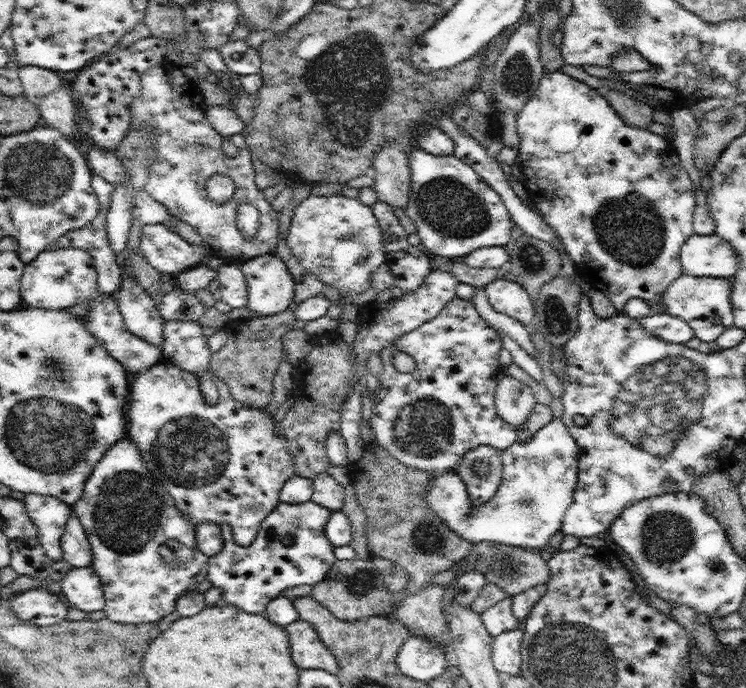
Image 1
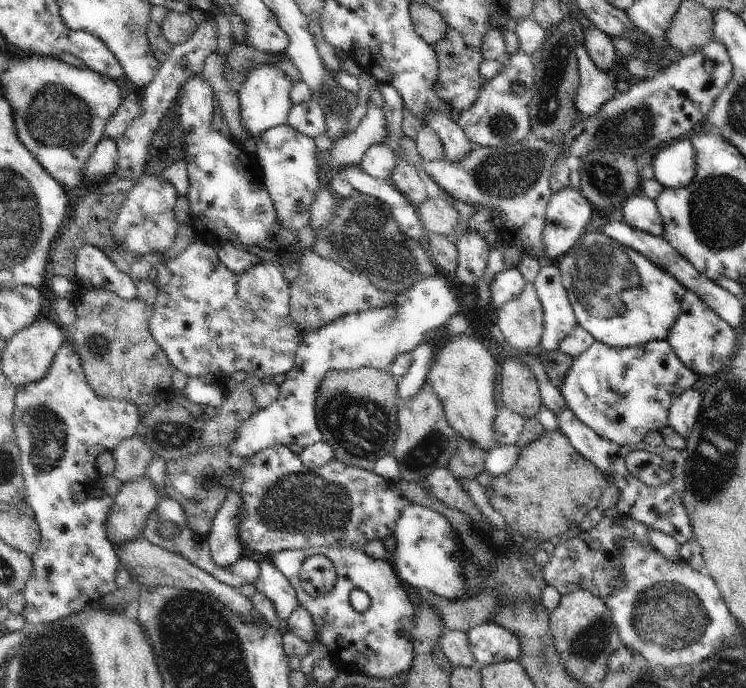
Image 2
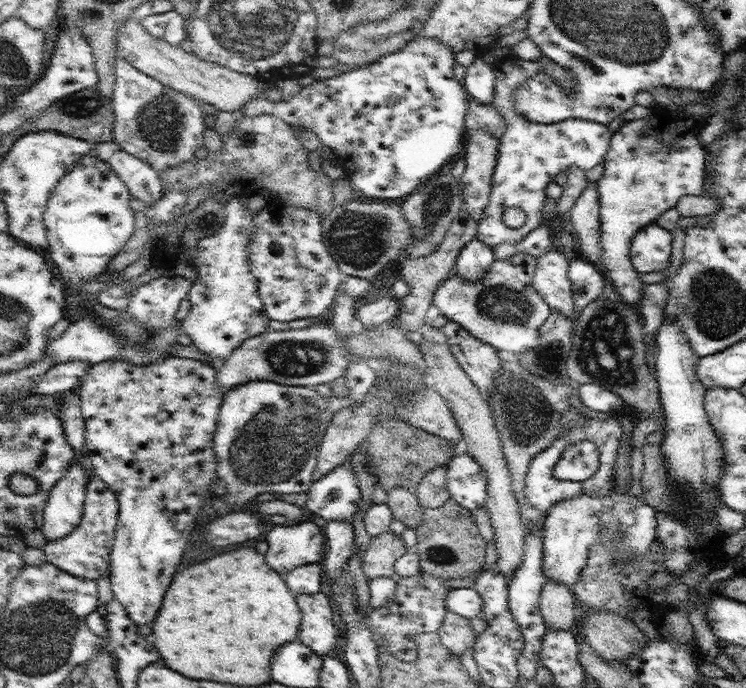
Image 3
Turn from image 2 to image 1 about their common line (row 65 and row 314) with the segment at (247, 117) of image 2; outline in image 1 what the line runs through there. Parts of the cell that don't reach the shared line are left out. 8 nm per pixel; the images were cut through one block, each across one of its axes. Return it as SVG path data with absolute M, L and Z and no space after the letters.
M268 253L254 257L240 267L247 282L247 306L259 316L274 315L294 306L294 278L278 255Z

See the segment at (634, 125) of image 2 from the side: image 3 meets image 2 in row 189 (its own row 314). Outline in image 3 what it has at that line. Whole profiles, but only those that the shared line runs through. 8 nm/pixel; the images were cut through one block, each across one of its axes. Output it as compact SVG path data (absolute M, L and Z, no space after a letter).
M517 250L506 260L495 260L486 275L476 281L466 281L454 271L434 291L432 304L449 321L460 323L494 349L524 354L538 347L540 327L551 313L550 305L534 288L535 268L536 257Z

